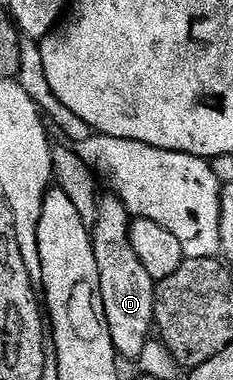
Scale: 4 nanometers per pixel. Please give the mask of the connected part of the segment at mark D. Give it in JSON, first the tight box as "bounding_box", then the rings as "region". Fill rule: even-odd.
{"bounding_box":[90,195,157,362],"region":[[[108,195],[98,207],[98,219],[90,226],[94,259],[98,259],[98,279],[102,283],[102,303],[106,307],[106,323],[110,323],[110,339],[114,339],[117,354],[125,362],[135,362],[142,355],[142,347],[153,336],[154,299],[157,282],[142,267],[142,259],[130,243],[132,221],[120,198]]]}

